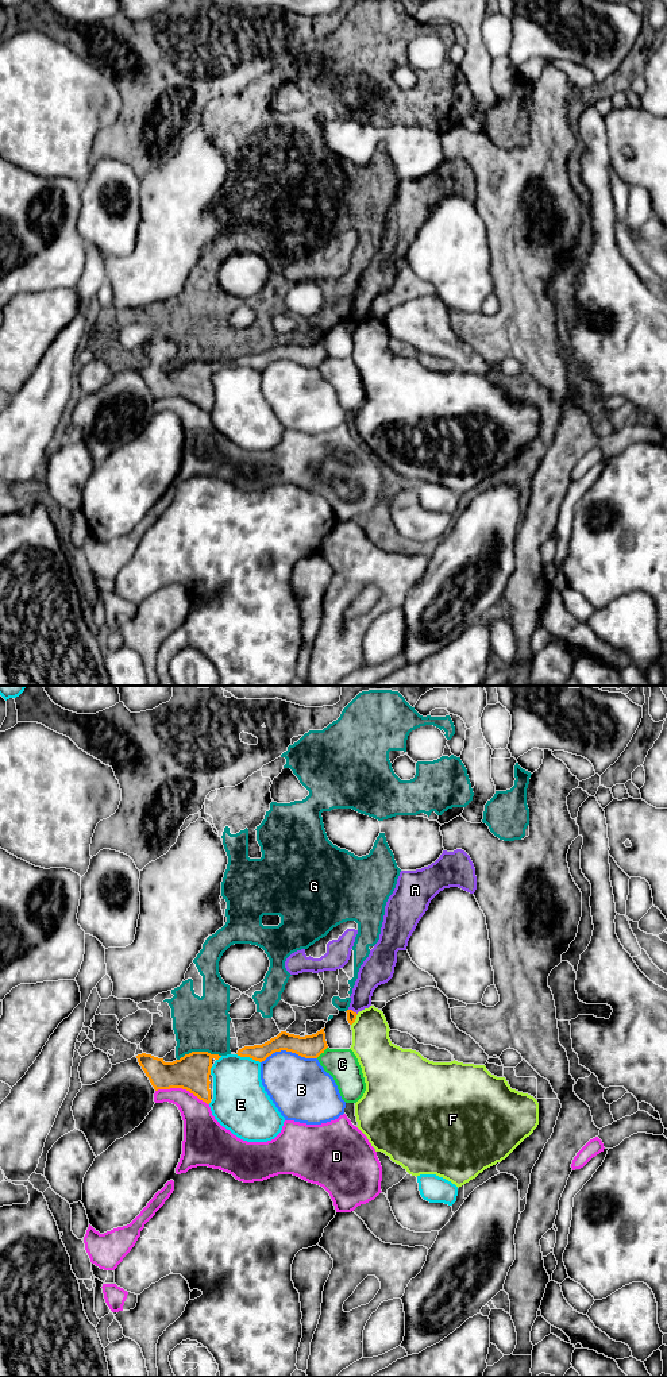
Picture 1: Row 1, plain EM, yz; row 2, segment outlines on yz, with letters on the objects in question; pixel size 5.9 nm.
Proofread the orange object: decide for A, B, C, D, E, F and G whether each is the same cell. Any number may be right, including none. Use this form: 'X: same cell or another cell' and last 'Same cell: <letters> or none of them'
A: another cell
B: another cell
C: another cell
D: another cell
E: another cell
F: another cell
G: another cell
Same cell: none of them

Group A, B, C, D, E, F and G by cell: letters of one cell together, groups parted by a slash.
A / B / C / D / E / F / G

